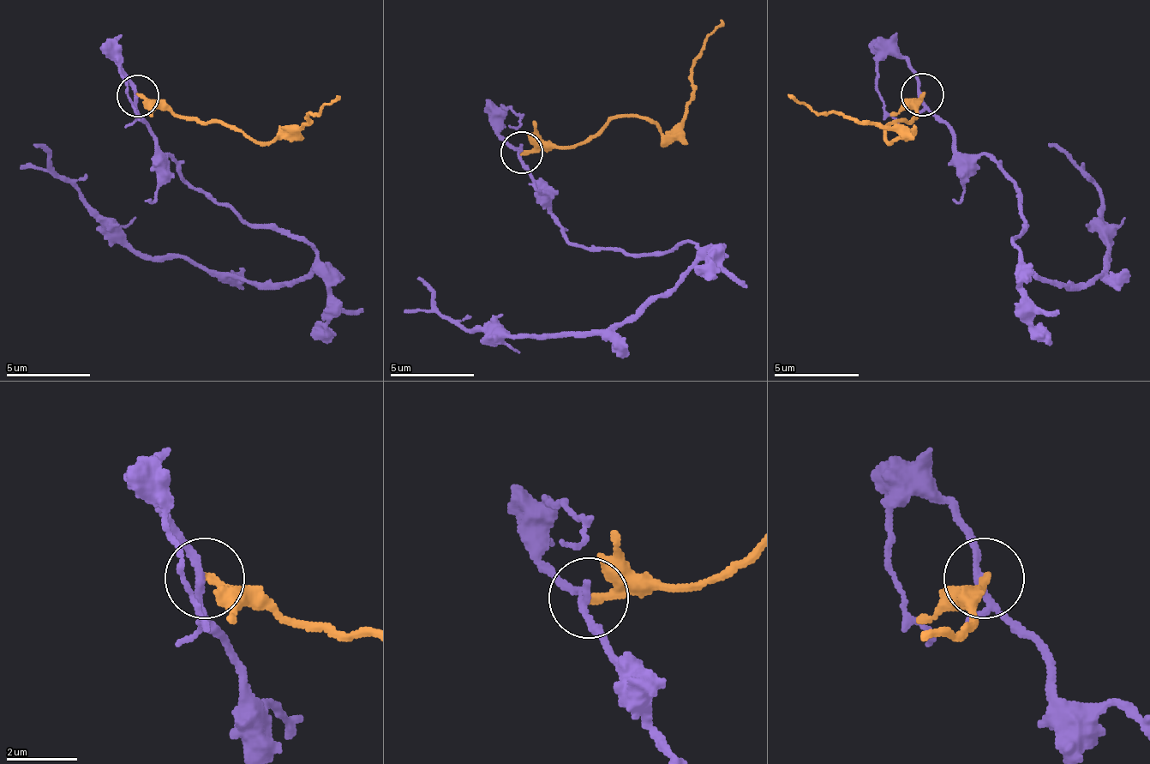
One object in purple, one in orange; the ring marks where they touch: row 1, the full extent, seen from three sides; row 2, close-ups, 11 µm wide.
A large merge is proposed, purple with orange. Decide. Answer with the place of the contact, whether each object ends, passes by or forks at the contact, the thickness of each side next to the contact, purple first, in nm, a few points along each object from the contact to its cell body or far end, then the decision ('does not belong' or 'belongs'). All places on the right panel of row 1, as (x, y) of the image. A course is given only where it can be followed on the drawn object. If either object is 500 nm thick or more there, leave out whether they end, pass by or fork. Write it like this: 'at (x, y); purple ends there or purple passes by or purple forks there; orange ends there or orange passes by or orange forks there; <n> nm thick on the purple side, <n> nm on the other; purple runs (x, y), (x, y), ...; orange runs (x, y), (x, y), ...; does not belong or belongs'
at (922, 94); purple forks there; orange ends there; 170 nm thick on the purple side, 190 nm on the other; purple runs (921, 93), (955, 148), (1019, 187), (1027, 263), (1083, 285), (1108, 259), (1104, 195), (1049, 144); orange runs (921, 93), (917, 115), (887, 127), (887, 140), (904, 135), (865, 119), (823, 115), (789, 98); does not belong

